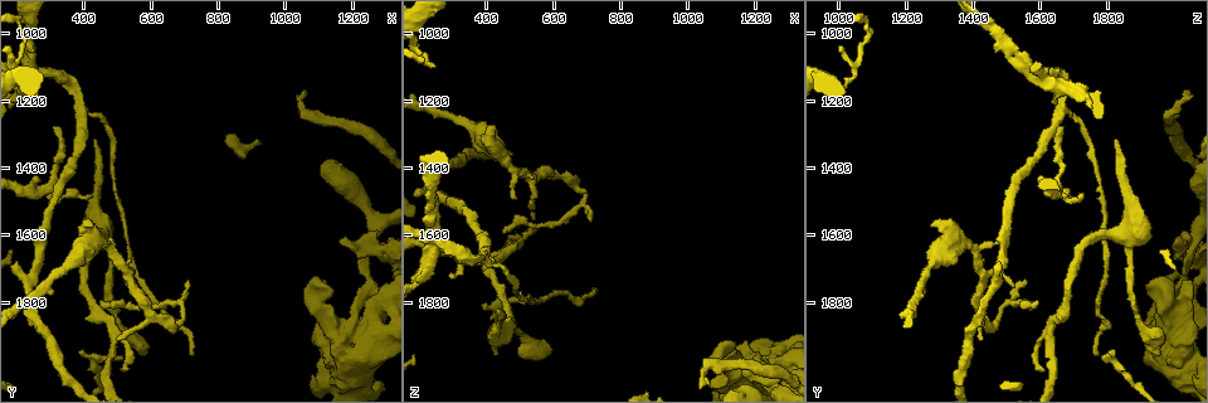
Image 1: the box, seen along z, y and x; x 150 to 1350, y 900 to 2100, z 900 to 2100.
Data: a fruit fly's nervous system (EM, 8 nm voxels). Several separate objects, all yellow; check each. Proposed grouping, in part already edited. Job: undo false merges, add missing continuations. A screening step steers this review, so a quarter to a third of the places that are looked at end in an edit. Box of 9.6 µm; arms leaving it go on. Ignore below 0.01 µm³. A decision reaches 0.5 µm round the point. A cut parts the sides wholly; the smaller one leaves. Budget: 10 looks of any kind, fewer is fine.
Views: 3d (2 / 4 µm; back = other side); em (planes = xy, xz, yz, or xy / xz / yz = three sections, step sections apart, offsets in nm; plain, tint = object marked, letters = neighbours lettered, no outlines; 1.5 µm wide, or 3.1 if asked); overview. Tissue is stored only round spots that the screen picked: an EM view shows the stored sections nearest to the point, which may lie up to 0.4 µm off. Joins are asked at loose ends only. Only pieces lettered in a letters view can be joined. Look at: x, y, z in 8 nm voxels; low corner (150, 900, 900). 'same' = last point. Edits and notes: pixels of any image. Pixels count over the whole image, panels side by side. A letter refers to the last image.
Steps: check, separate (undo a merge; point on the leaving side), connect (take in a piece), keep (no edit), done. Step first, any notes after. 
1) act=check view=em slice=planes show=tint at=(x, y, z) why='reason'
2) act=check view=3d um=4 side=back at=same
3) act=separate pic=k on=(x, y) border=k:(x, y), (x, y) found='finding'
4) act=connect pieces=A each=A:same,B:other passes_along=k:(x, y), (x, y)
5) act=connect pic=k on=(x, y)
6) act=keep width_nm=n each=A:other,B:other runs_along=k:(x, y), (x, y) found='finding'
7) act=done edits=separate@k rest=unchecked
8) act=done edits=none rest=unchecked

act=check view=3d um=2 at=(500, 1850, 1890) why='sudden change in width'

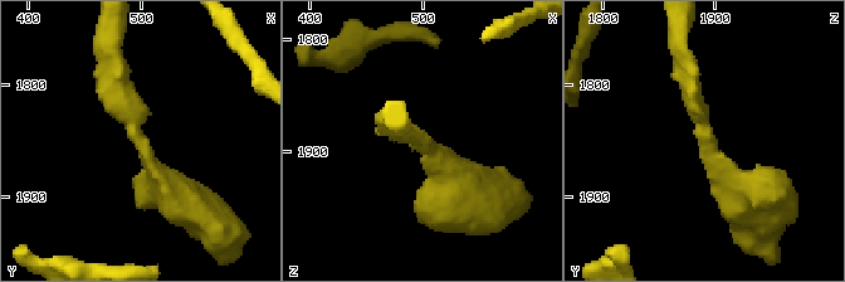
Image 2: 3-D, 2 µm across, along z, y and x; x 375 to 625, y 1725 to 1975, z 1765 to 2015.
act=check view=em slice=xy step=4 show=letters at=(502, 1856, 1894) why='shape alone is not enough'

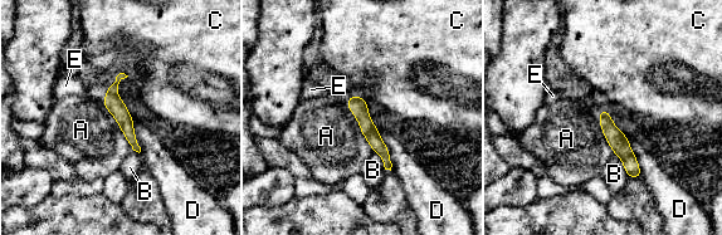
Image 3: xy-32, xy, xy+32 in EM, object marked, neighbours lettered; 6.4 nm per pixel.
act=check view=em slice=planes show=letters at=same why='cut it another way'

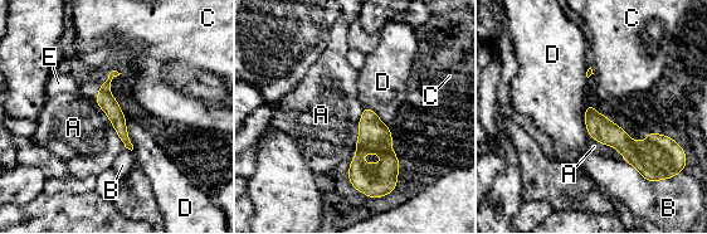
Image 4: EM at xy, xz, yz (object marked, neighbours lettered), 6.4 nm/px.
act=keep width_nm=110 each=A:other,B:other,C:other,D:other,E:other runs_along=4:(589, 110), (628, 147), (663, 142) found='all the same neuron'

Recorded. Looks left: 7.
act=check view=em slice=xz step=4 show=letters at=(530, 1750, 1520) why='an open end'

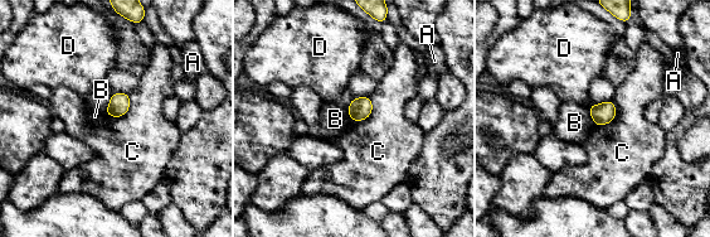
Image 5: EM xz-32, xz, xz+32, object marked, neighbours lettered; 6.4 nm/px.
act=check view=em slice=planes show=letters at=same

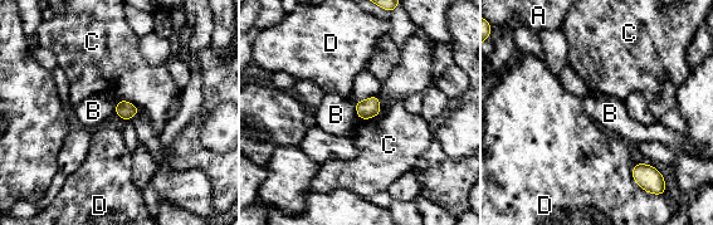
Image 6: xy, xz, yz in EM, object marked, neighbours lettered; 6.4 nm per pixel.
act=keep width_nm=110 each=A:other,B:other,C:other,D:other border=6:(353, 104), (359, 117) found='none of them fits'

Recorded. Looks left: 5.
act=check view=3d um=4 at=(240, 1130, 1610) why='abrupt turn'

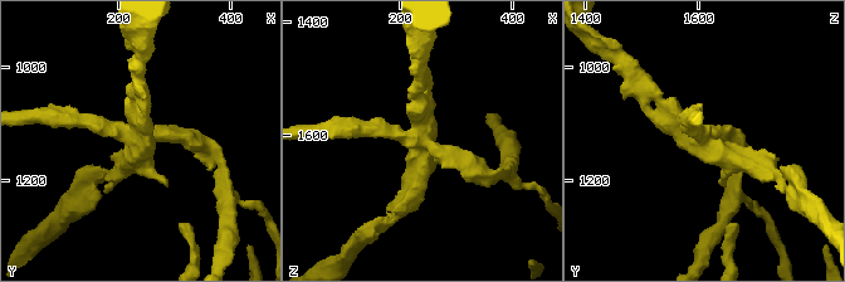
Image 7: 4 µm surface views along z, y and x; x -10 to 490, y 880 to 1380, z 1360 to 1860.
act=check view=em slice=planes show=letters at=(245, 1130, 1615)

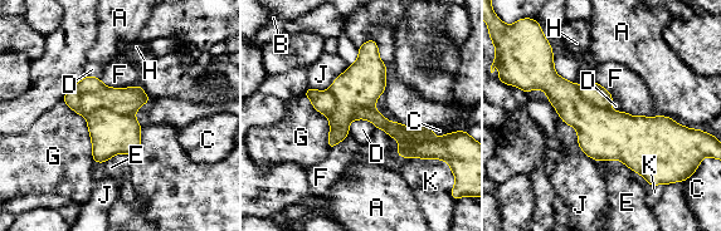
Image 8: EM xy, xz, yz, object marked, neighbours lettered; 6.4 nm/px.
act=separate pic=8 on=(111, 133) longest_contact=J:500nm each=A:other,B:other,C:other,D:other,E:other,F:other,G:other,H:other,J:other,K:other found='a second neuron is stuck on'

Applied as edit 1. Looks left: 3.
act=check view=overview

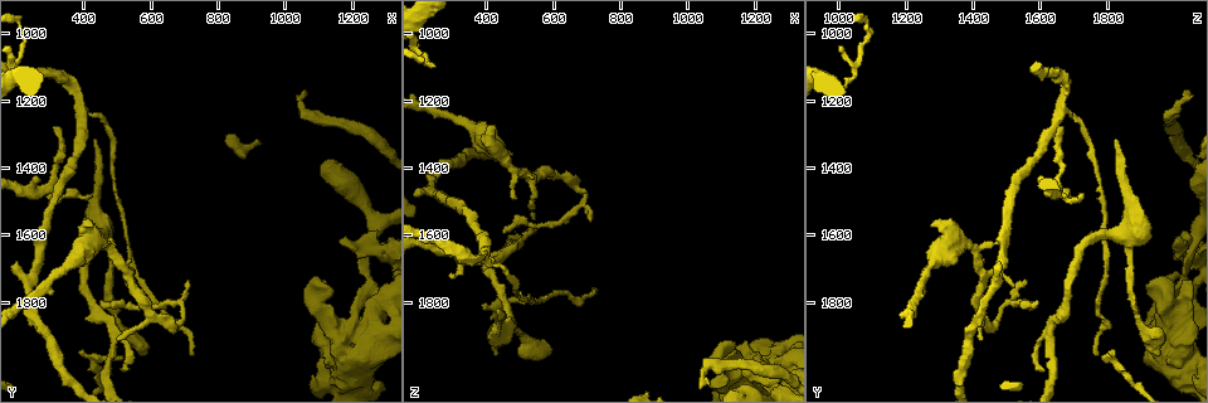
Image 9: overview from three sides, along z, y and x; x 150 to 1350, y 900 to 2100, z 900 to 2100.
act=check view=em slice=planes show=letters at=(430, 1320, 1830) why='an open end'

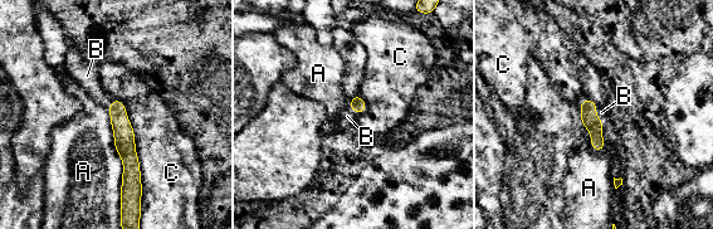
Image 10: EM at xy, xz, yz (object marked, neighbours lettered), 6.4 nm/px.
act=connect pieces=B longest_contact=C:600nm each=A:other,B:same,C:other found='the neuron continues'

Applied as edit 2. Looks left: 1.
act=done edits=separate@8,connect@10 rest=unchecked

